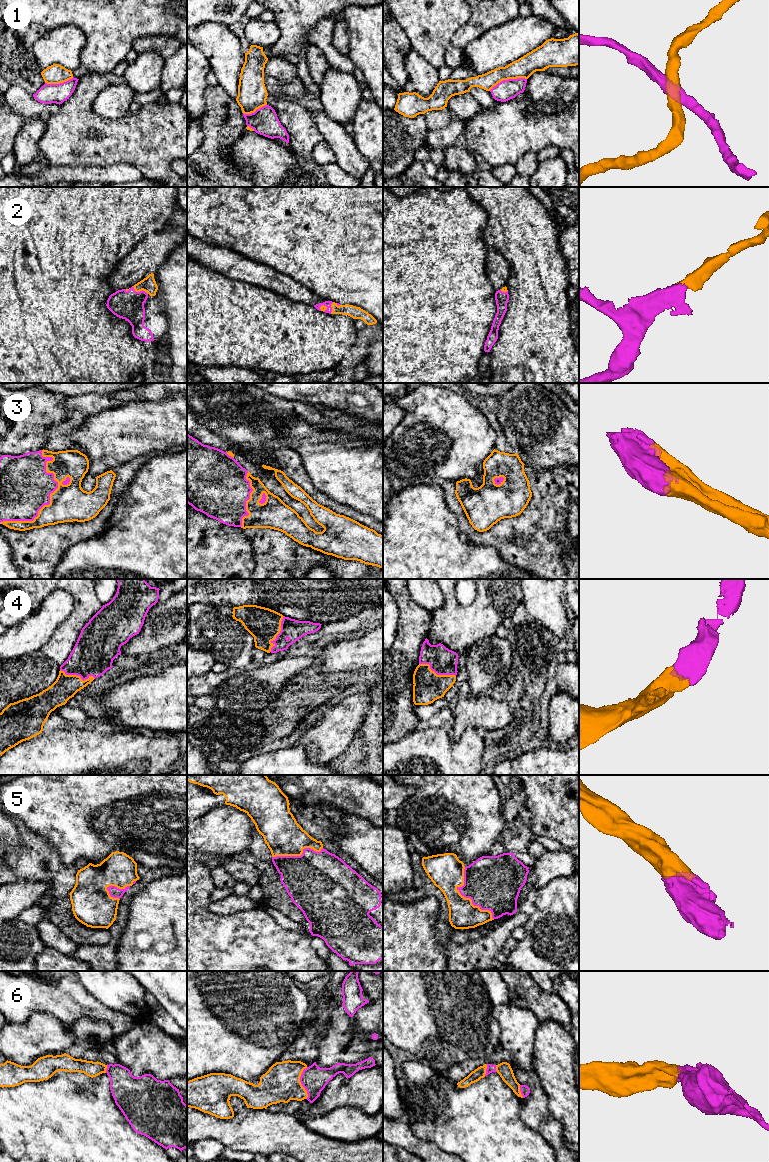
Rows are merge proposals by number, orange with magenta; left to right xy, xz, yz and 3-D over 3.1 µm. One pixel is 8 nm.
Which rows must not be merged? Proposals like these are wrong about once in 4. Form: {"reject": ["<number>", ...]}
{"reject": ["1"]}

